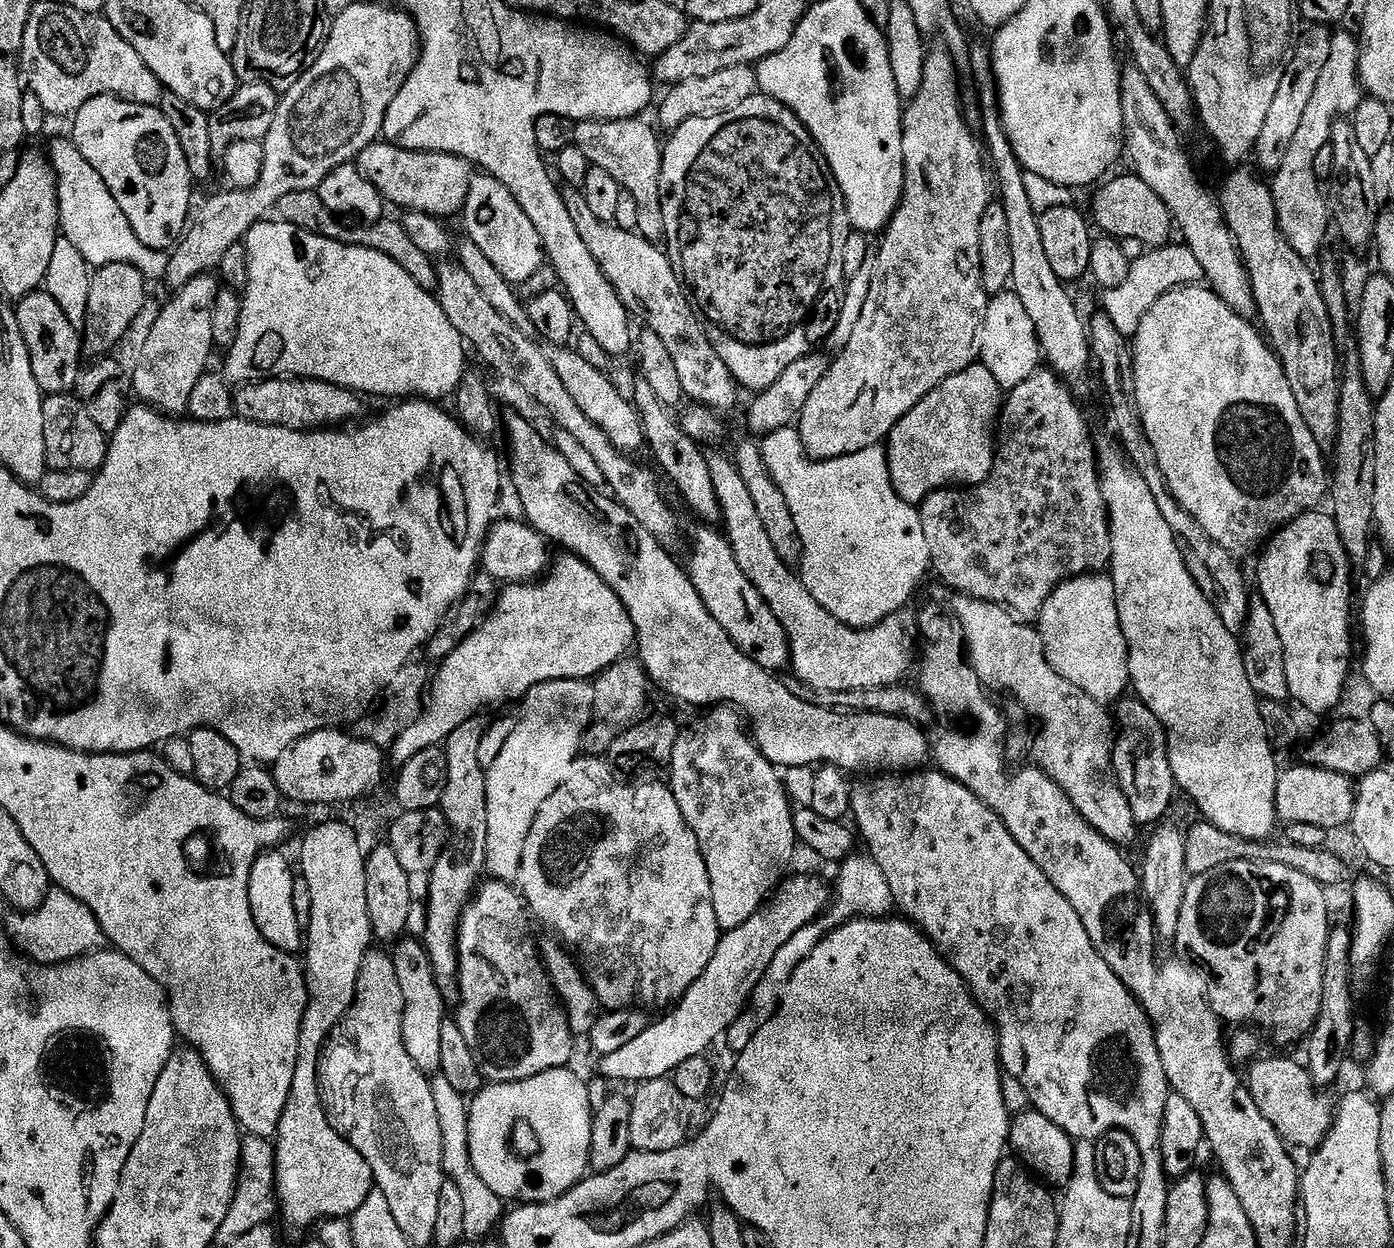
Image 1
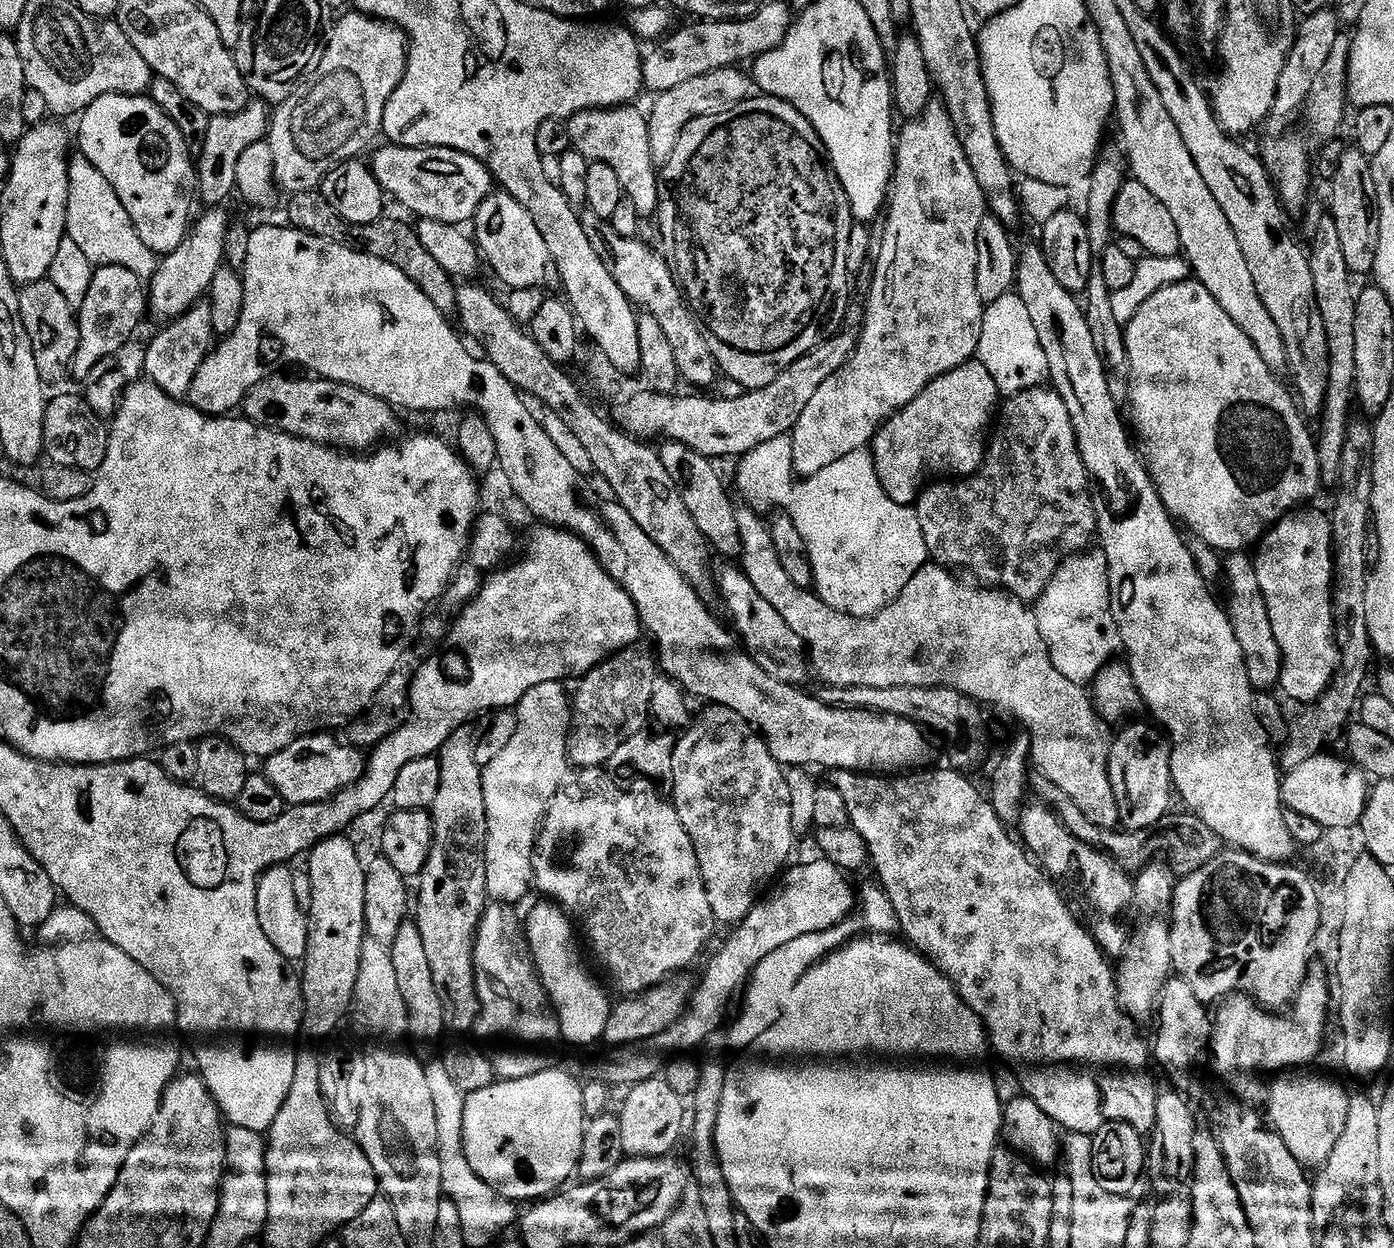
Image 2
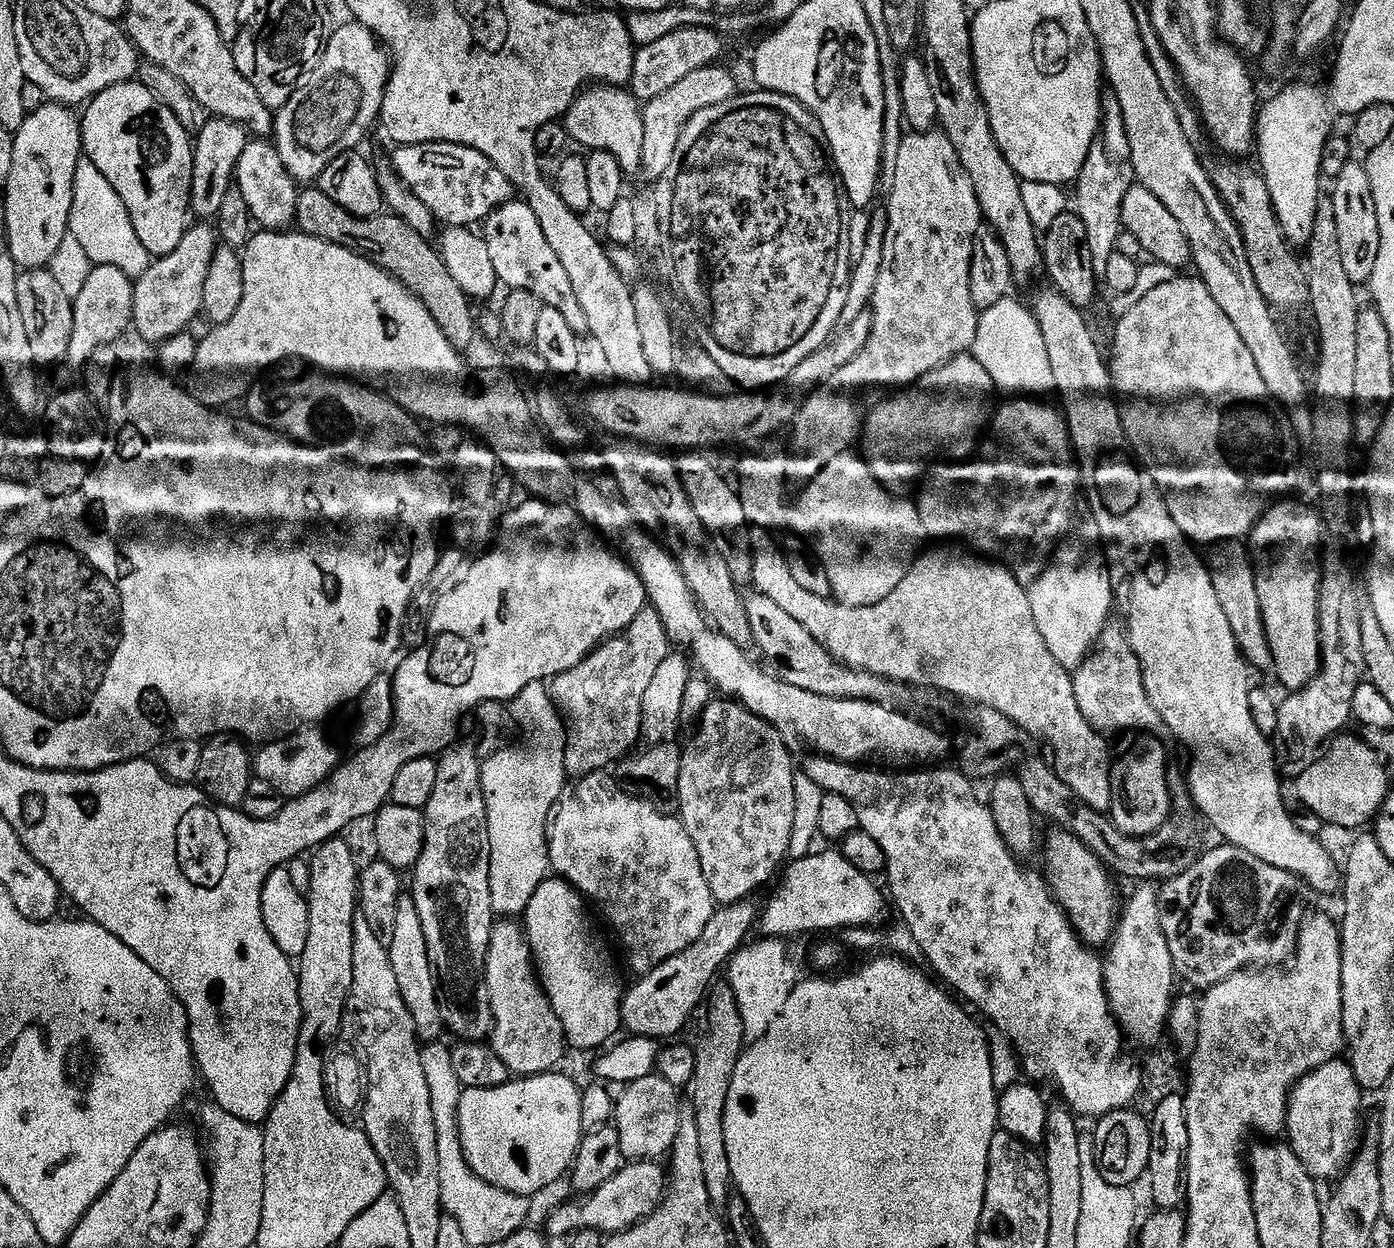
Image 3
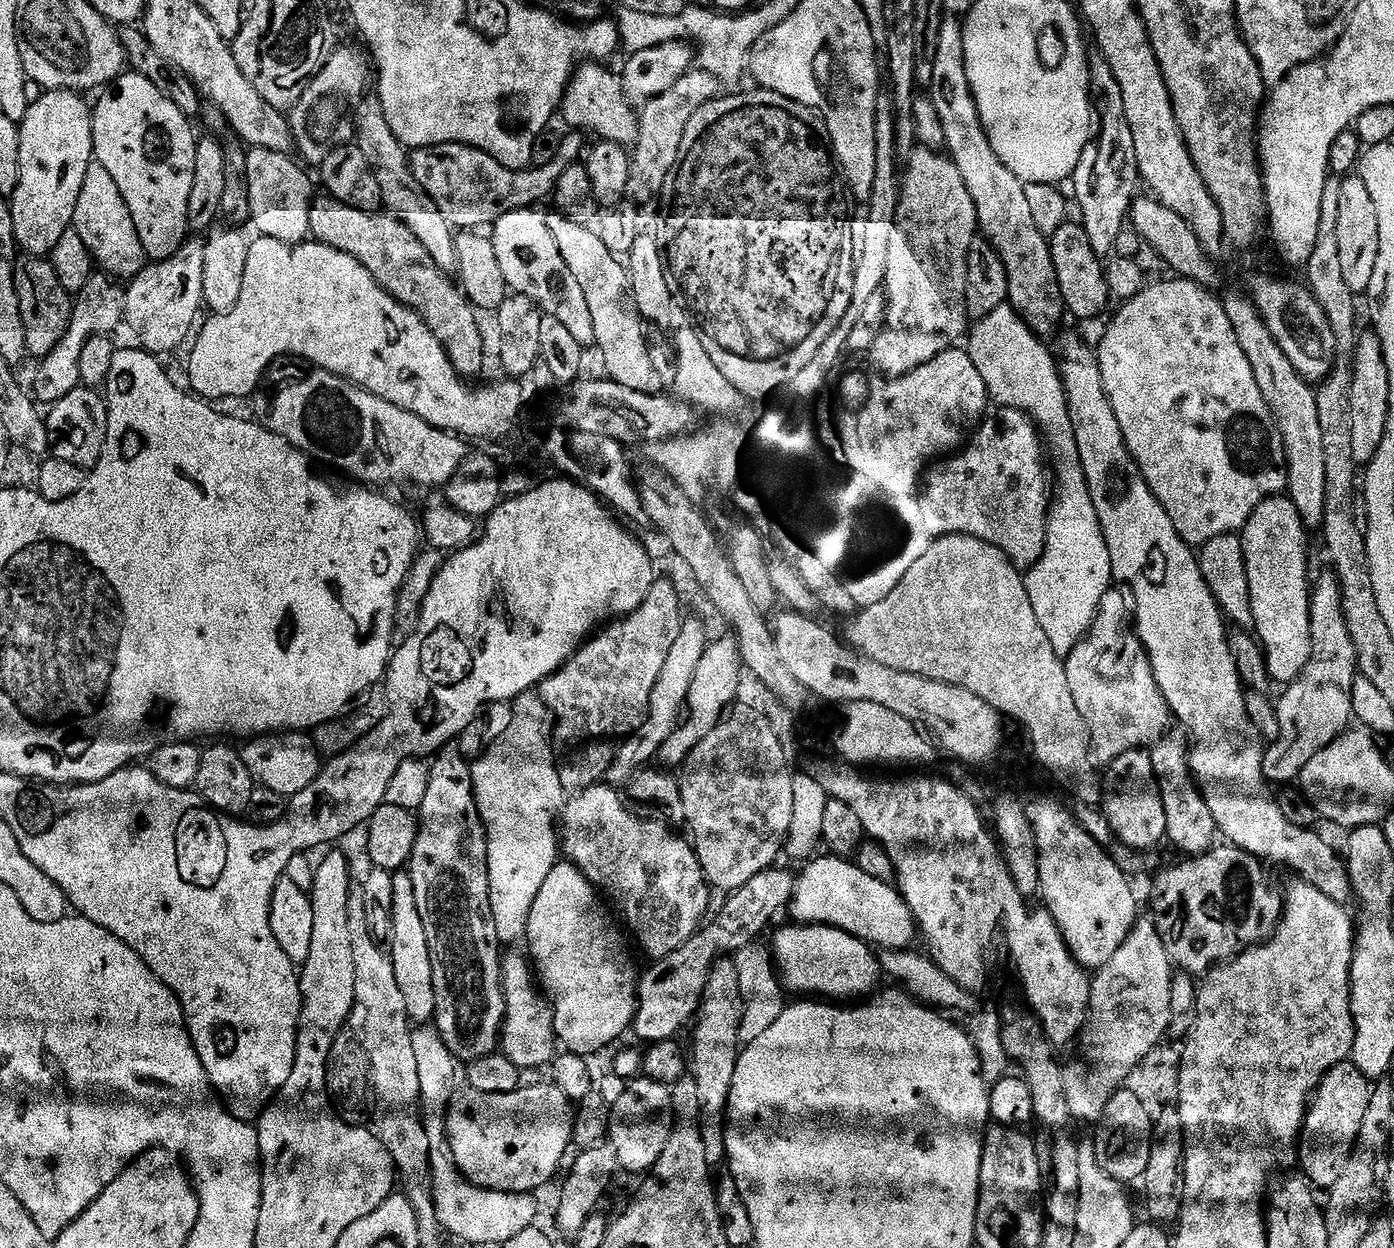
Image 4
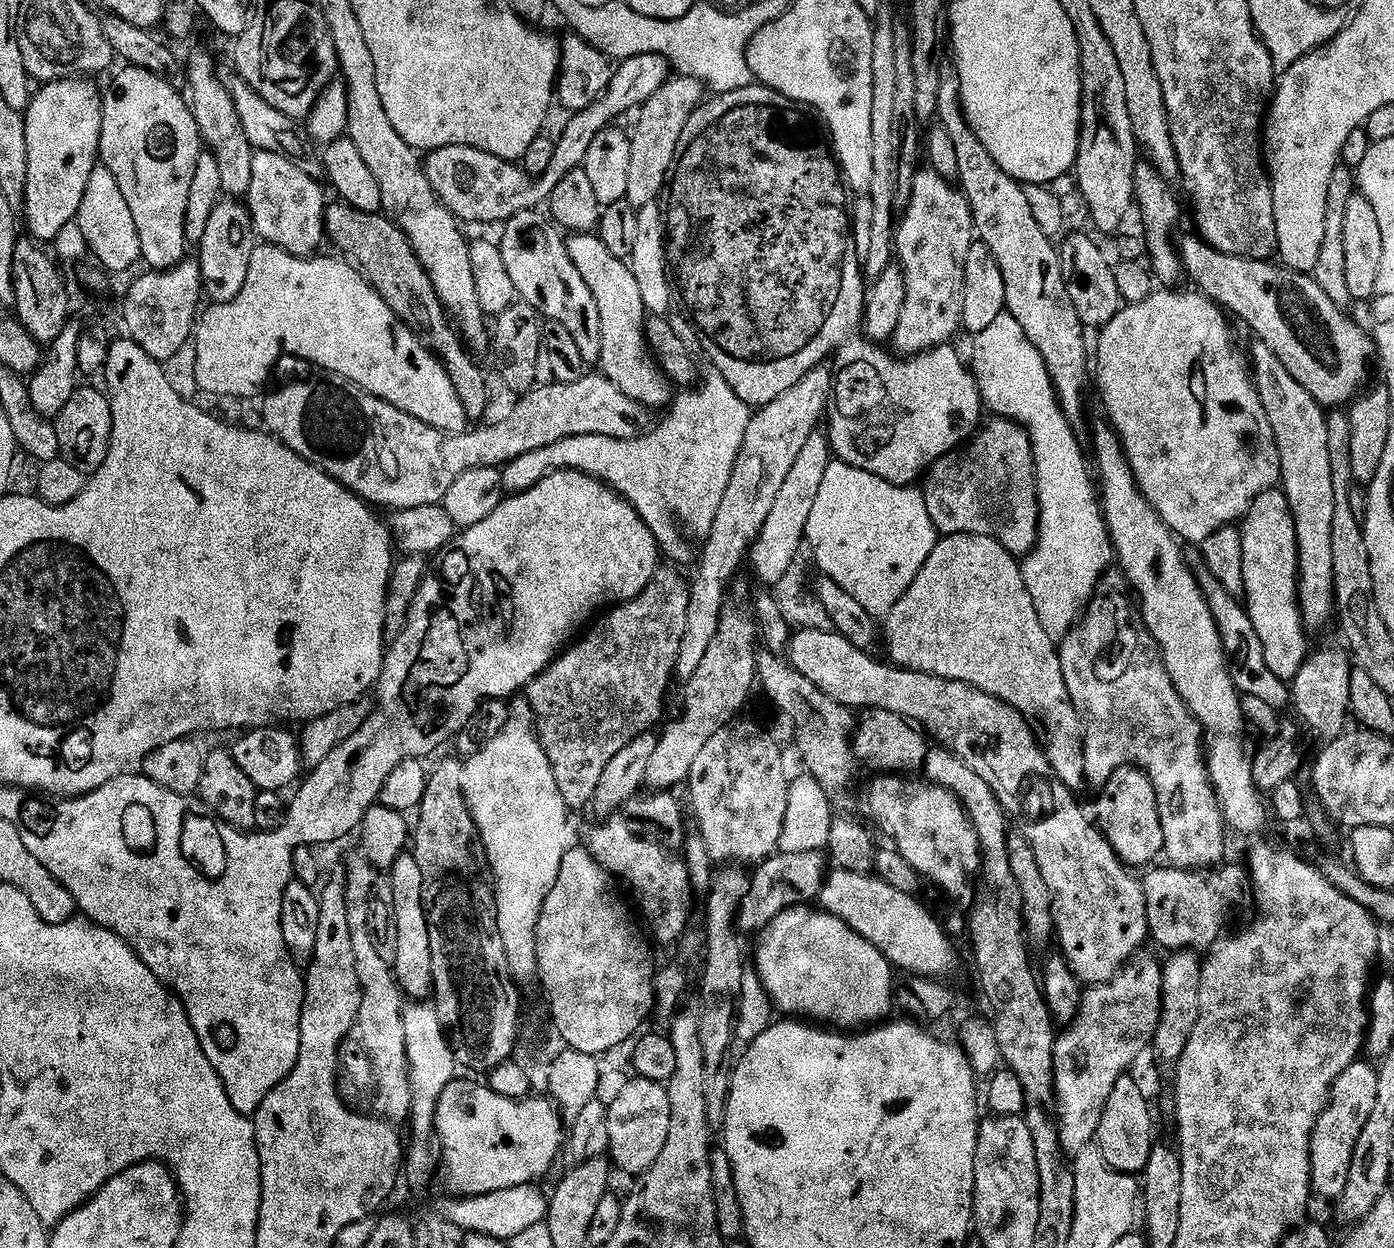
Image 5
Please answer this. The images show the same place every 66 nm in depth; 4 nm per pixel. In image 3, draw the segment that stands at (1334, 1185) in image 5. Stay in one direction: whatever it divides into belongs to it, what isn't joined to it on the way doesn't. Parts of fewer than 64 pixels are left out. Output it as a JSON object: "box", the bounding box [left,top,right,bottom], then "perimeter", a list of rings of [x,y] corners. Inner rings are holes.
{"box":[1286,1058,1362,1182],"perimeter":[[[1344,1058],[1326,1062],[1326,1066],[1301,1078],[1292,1089],[1292,1095],[1288,1097],[1286,1140],[1294,1150],[1298,1162],[1302,1162],[1302,1166],[1306,1166],[1306,1170],[1311,1174],[1313,1180],[1323,1182],[1323,1180],[1330,1179],[1331,1176],[1339,1177],[1342,1169],[1349,1163],[1354,1152],[1354,1145],[1358,1140],[1356,1127],[1360,1124],[1360,1096],[1362,1096],[1362,1089],[1355,1080],[1354,1070],[1349,1061]]]}

